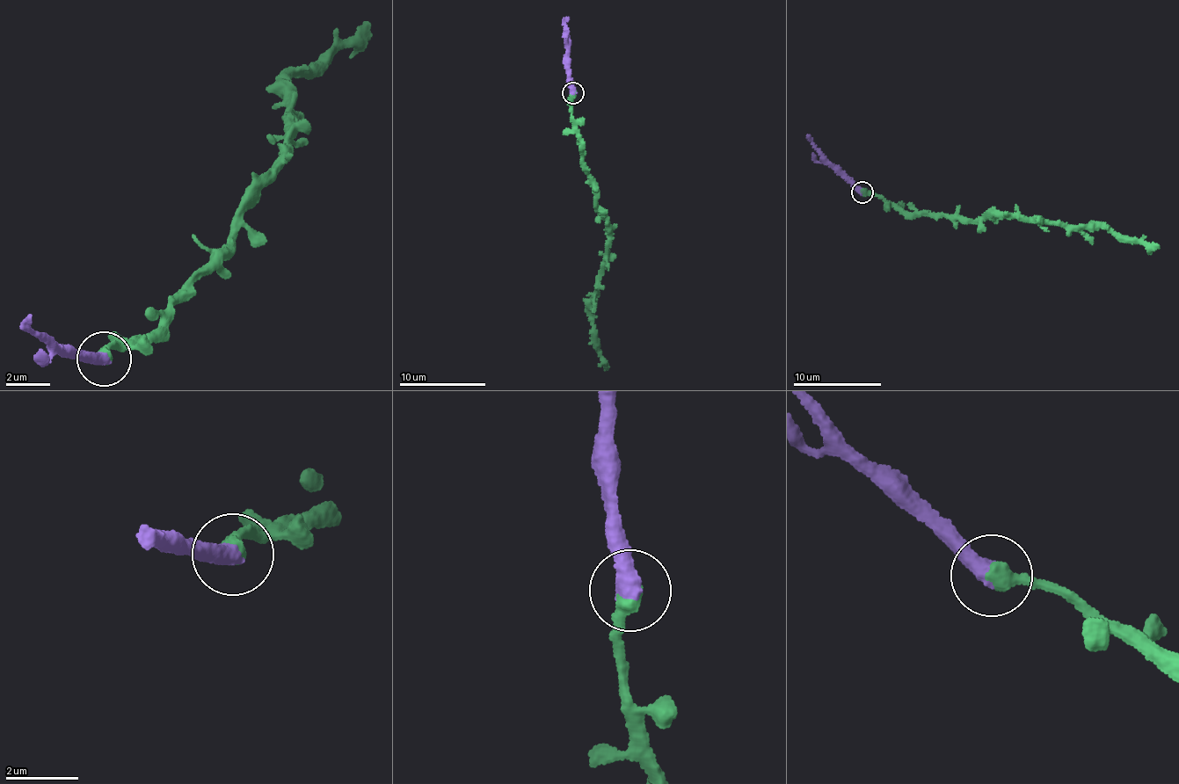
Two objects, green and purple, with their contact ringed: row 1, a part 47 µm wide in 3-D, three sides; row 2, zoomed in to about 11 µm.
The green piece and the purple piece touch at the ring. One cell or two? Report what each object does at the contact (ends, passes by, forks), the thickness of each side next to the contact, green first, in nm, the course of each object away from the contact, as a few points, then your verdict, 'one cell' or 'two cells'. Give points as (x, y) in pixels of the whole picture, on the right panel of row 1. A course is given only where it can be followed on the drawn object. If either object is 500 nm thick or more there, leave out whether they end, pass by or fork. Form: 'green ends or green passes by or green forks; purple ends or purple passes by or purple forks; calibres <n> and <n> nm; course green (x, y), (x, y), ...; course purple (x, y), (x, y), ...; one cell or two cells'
calibres 440 and 500 nm; course green (862, 190), (883, 197), (900, 209), (921, 214), (980, 221), (1010, 216), (1113, 229), (1120, 236), (1158, 245); course purple (862, 192), (837, 175), (807, 136); one cell

